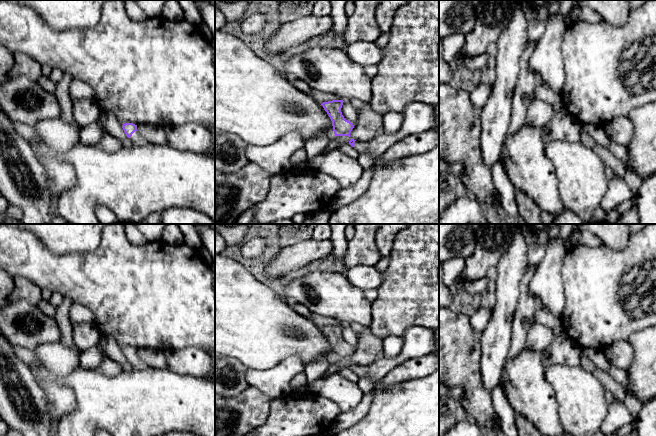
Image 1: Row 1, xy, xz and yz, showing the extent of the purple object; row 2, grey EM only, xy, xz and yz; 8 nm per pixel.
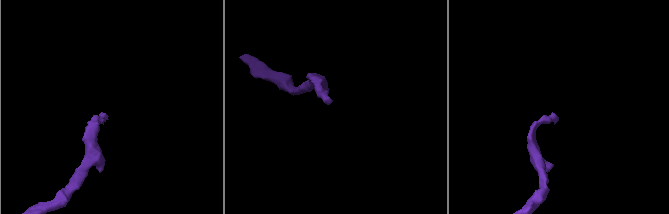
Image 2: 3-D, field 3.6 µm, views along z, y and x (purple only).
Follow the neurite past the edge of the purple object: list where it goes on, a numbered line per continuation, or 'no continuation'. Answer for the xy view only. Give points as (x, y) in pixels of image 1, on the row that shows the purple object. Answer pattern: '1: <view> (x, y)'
1: xy (136, 139)

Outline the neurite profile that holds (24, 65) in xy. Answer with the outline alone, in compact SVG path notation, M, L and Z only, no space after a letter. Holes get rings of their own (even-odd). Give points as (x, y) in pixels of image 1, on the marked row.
M22 52L13 54L15 63L9 72L10 78L25 76L33 82L38 82L41 76L41 64Z

